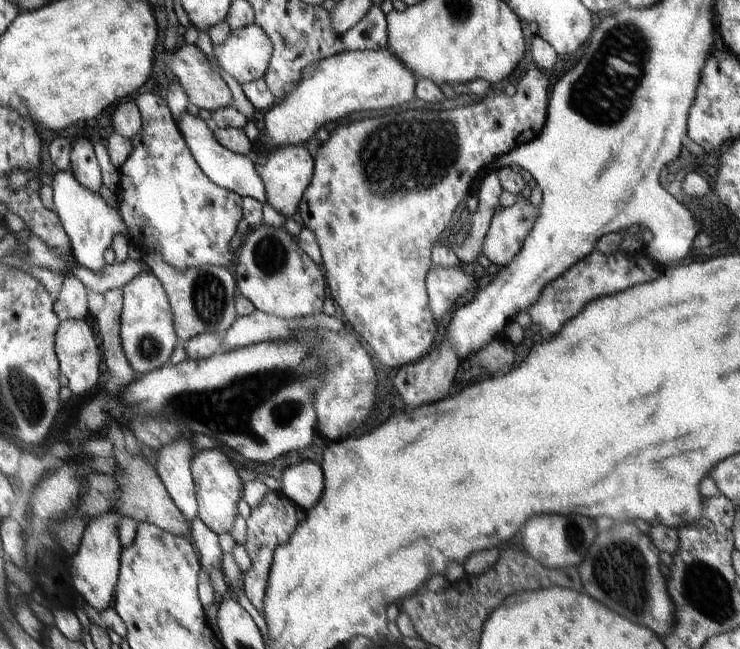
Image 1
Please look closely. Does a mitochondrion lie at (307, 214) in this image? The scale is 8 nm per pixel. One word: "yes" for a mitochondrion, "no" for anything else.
no

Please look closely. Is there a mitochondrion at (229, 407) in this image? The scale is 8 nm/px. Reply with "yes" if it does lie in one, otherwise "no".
yes

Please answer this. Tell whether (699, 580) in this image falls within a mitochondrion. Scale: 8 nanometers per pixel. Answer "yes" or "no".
yes

